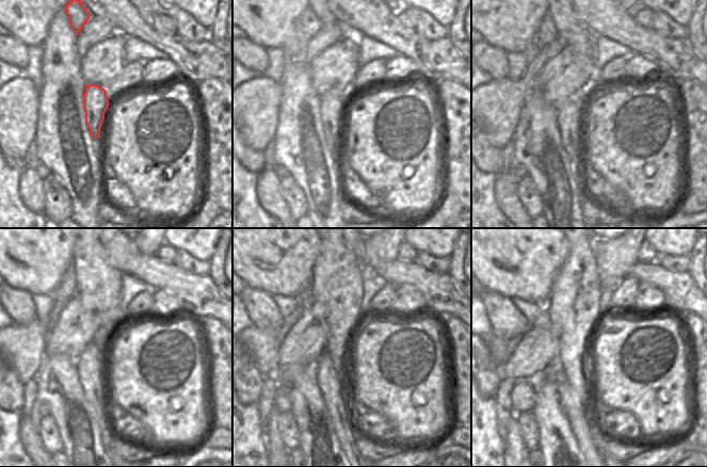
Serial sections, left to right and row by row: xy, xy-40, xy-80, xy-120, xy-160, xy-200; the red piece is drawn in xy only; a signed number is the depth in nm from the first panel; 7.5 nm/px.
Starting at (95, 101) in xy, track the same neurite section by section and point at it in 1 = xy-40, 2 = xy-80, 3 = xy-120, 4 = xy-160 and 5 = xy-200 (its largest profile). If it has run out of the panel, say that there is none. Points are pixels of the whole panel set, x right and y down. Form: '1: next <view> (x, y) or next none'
1: next xy-40 (332, 107)
2: next xy-80 (568, 116)
3: next xy-120 (90, 361)
4: next xy-160 (330, 381)
5: next xy-200 (576, 412)

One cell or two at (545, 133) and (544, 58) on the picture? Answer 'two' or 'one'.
two

